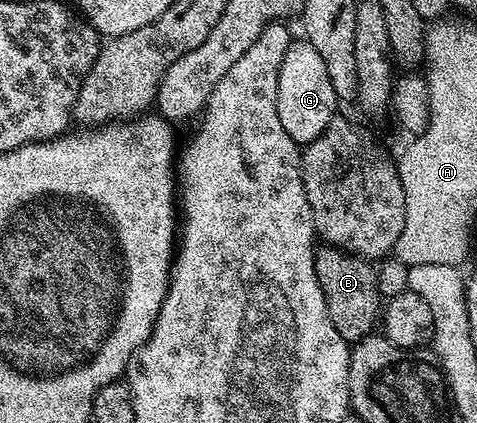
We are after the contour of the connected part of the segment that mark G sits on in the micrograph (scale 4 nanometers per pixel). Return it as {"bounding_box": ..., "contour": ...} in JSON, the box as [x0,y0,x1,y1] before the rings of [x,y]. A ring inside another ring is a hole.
{"bounding_box":[278,40,339,146],"contour":[[[305,40],[292,41],[279,67],[278,76],[278,117],[285,132],[300,146],[315,141],[336,117],[339,101],[333,84],[326,73],[321,54]]]}

